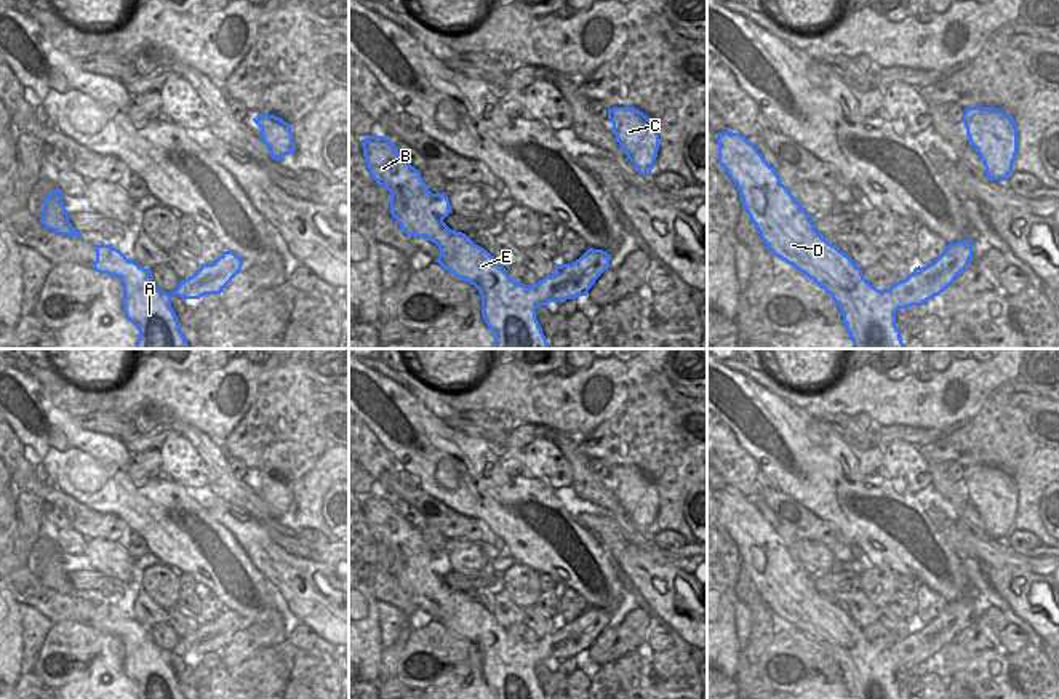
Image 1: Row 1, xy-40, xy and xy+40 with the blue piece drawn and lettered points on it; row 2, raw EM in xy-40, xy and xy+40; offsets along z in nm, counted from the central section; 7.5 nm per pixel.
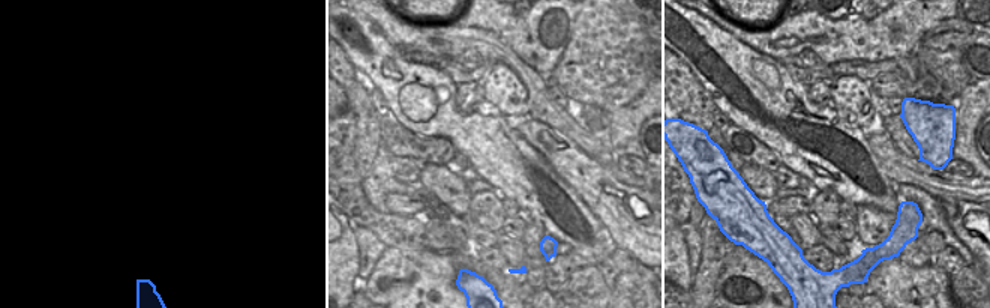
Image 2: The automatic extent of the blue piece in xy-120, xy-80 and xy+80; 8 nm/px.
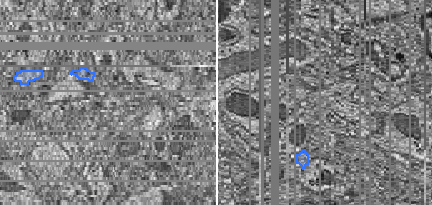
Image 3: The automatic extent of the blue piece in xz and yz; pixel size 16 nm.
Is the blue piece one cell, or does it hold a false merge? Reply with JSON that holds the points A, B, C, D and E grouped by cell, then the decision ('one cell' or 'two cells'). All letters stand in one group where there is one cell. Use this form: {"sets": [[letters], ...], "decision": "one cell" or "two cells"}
{"sets": [["A", "B", "C", "D", "E"]], "decision": "one cell"}

